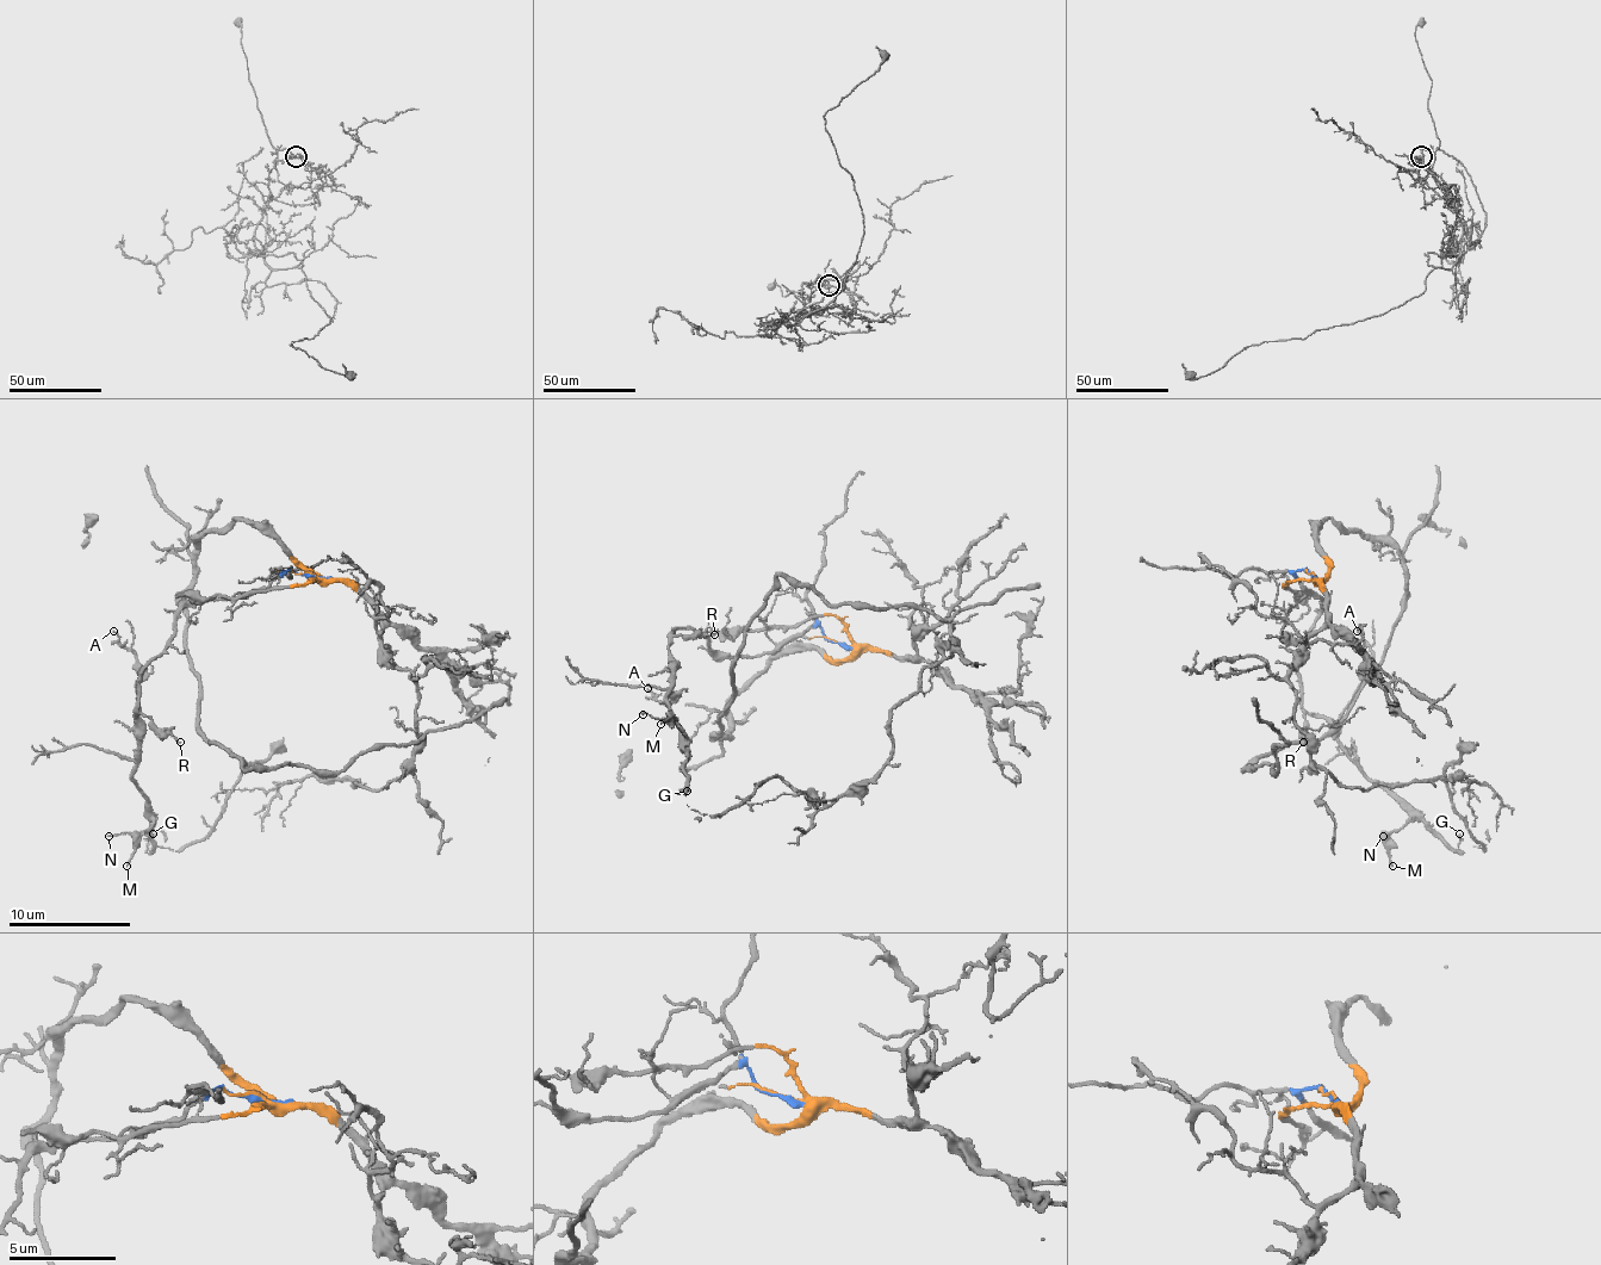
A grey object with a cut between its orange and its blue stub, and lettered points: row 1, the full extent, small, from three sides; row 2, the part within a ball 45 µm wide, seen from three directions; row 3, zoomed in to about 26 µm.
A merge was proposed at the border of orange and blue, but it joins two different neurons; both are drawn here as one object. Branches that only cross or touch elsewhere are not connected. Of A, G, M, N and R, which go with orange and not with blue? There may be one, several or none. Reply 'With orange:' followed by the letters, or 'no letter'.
With orange: no letter

